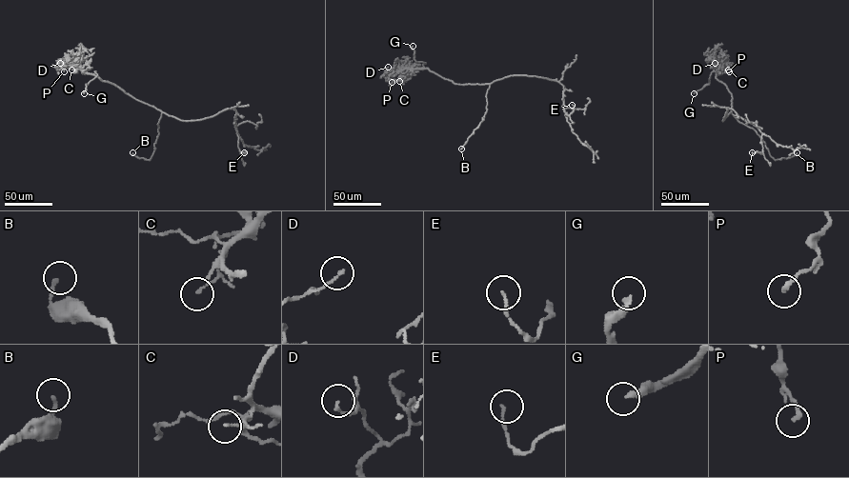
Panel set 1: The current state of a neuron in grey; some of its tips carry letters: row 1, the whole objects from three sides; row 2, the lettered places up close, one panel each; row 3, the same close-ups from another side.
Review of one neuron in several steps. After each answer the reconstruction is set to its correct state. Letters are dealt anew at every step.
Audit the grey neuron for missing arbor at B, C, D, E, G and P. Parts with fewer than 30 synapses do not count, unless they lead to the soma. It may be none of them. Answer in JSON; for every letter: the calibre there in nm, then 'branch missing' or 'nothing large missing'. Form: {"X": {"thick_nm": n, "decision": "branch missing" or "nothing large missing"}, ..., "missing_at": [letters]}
{"B": {"thick_nm": 160, "decision": "nothing large missing"}, "C": {"thick_nm": 100, "decision": "nothing large missing"}, "D": {"thick_nm": 110, "decision": "nothing large missing"}, "E": {"thick_nm": 170, "decision": "nothing large missing"}, "G": {"thick_nm": 240, "decision": "branch missing"}, "P": {"thick_nm": 190, "decision": "nothing large missing"}, "missing_at": ["G"]}

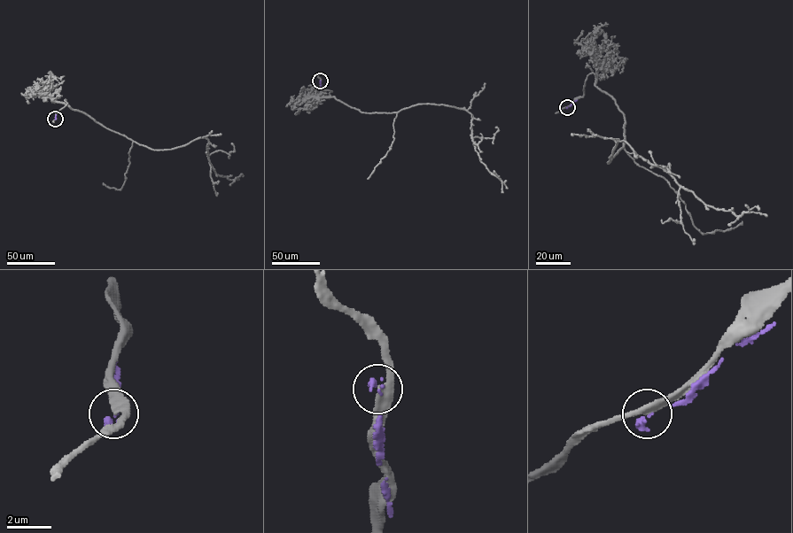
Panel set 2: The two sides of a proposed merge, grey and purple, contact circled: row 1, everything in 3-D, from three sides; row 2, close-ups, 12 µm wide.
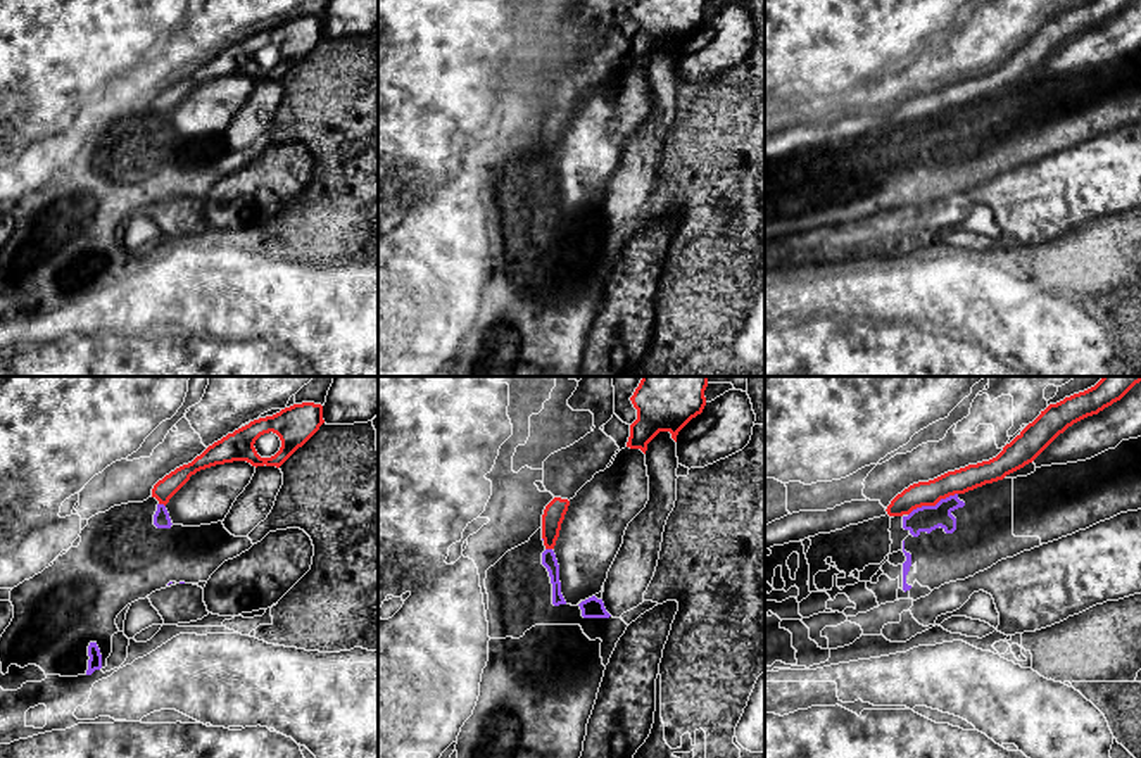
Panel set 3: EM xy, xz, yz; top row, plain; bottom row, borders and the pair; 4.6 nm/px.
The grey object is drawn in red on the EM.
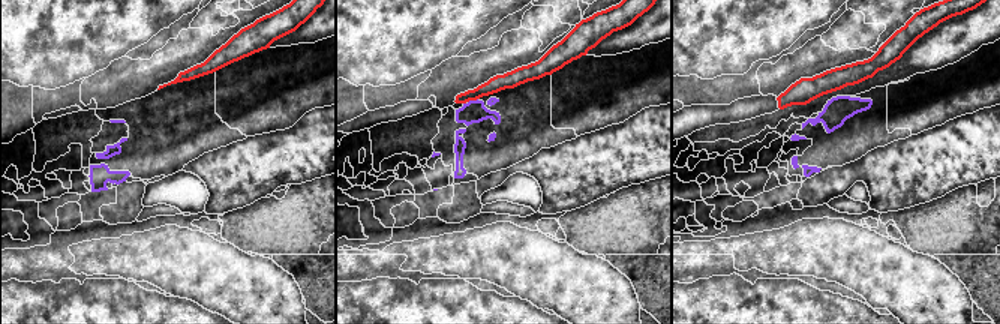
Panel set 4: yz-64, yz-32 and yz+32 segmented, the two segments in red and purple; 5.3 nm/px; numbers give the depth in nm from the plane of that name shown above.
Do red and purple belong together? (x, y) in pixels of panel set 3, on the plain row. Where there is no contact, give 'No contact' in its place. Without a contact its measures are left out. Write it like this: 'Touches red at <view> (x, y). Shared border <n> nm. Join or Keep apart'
Touches red at yz (932, 118). Shared border 260 nm. Keep apart

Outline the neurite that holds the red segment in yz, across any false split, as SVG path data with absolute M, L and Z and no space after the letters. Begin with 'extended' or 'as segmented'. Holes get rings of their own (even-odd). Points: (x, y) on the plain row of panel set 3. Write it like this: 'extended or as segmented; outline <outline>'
as segmented; outline M1091 0L1056 17L1050 17L1006 57L996 71L948 85L929 95L910 98L891 114L886 123L887 128L910 128L917 121L936 119L949 109L965 107L986 97L1003 93L1006 88L1032 76L1069 40L1098 28L1120 14L1131 2L1132 0Z

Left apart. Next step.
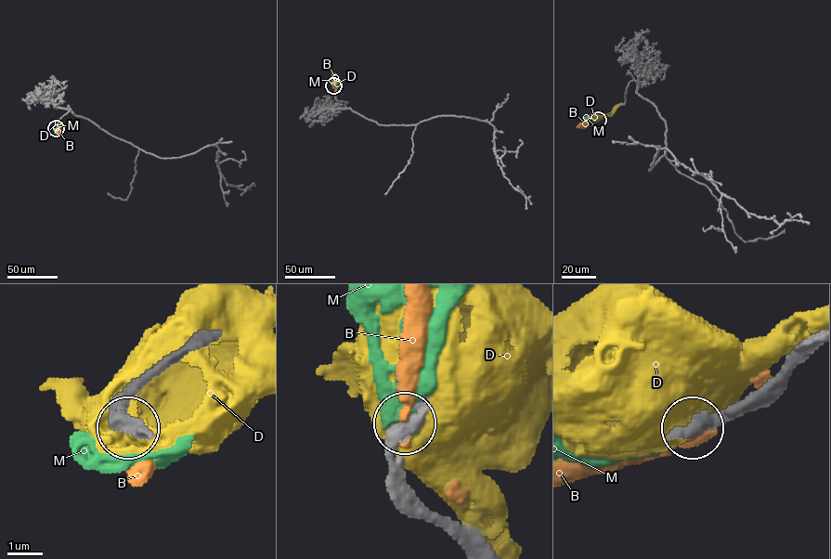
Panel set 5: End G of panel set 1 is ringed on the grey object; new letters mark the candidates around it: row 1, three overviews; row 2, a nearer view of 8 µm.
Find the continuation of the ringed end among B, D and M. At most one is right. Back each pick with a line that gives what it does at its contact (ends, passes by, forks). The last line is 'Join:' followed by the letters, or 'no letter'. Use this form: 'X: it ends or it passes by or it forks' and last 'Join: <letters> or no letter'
M: it ends
Join: M

